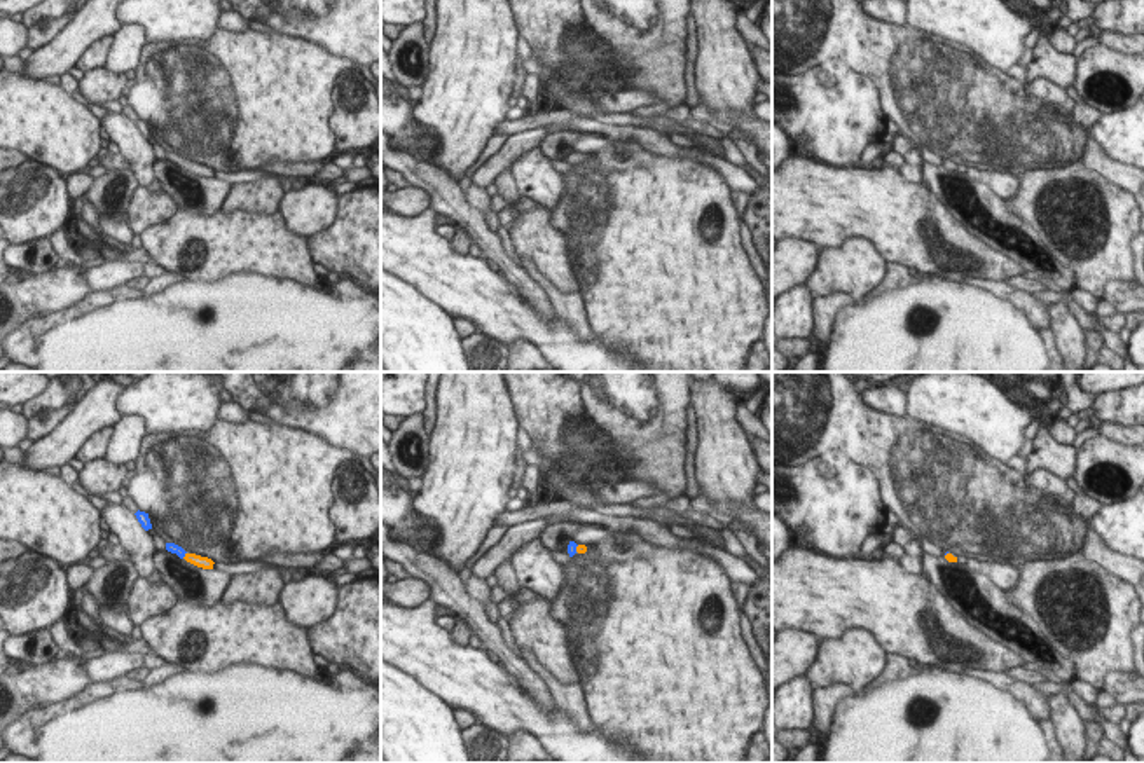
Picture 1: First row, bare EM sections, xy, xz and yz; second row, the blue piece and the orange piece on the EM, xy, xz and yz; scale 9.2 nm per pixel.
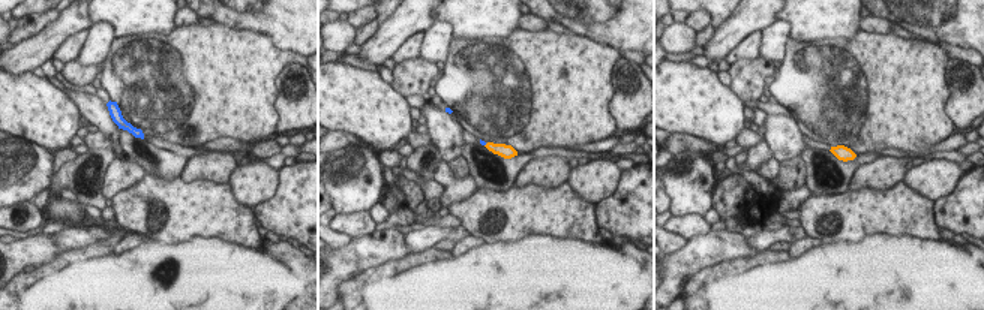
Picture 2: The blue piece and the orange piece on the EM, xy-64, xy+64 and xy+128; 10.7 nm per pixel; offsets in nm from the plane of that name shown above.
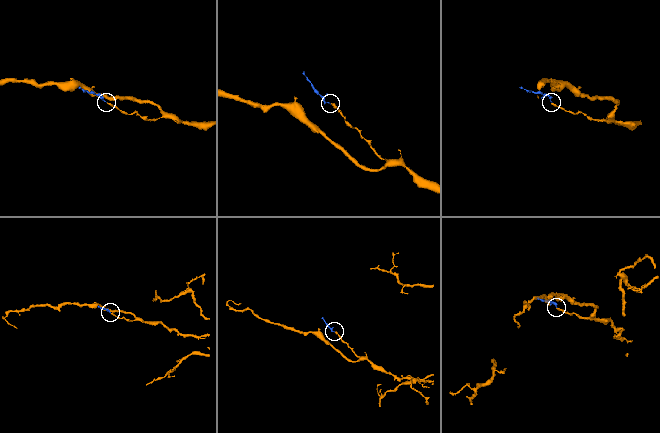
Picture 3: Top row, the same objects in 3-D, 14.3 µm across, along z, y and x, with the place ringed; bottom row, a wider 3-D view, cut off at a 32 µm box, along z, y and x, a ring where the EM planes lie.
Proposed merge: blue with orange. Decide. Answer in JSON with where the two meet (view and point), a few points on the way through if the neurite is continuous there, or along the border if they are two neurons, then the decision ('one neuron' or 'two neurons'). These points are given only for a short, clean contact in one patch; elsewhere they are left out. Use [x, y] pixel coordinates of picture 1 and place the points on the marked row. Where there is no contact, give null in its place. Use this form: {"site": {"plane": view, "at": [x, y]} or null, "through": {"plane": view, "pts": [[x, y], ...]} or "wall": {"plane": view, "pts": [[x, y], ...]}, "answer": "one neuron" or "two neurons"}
{"site": {"plane": "xy", "at": [184, 556]}, "through": {"plane": "xy", "pts": [[170, 547], [184, 556], [205, 563]]}, "answer": "one neuron"}

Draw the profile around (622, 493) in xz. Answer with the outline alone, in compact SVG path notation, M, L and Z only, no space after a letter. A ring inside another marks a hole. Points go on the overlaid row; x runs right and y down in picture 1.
M625 480L604 484L594 494L606 503L629 505L637 498L653 496L655 485L648 480Z

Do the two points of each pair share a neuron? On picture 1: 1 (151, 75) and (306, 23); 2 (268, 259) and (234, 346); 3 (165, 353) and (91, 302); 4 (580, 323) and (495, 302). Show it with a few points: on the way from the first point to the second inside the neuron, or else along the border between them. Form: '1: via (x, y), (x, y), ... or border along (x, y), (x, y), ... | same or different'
1: border along (275, 30), (318, 44) | different
2: border along (222, 276), (262, 273), (297, 280), (303, 285) | different
3: border along (138, 297), (114, 301), (60, 323) | different
4: border along (554, 311), (580, 337), (592, 341) | different

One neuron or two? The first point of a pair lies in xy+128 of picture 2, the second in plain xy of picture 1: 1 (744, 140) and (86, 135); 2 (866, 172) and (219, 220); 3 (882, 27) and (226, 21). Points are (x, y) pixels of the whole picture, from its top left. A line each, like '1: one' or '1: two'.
1: two
2: two
3: one

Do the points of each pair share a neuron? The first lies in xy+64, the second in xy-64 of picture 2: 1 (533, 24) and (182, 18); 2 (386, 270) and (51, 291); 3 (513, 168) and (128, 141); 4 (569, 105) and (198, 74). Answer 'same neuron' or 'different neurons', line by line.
1: same neuron
2: different neurons
3: same neuron
4: same neuron

